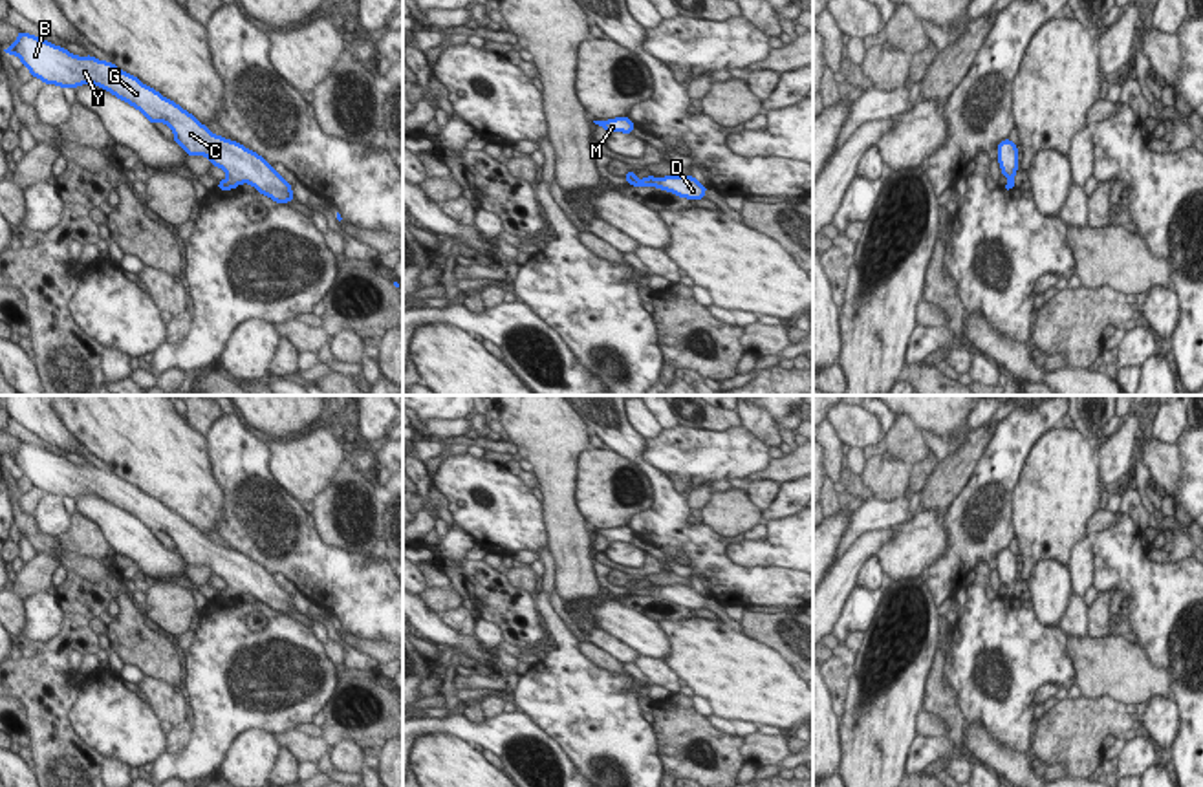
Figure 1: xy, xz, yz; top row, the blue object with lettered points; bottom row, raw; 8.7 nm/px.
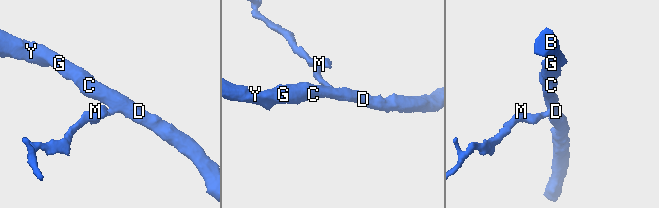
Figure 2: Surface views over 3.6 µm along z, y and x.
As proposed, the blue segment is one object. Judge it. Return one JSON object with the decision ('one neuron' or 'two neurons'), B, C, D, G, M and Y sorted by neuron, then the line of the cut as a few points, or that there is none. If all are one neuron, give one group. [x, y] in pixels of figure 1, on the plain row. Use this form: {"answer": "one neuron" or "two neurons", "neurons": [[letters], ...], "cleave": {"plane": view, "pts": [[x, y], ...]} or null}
{"answer": "one neuron", "neurons": [["B", "C", "D", "G", "M", "Y"]], "cleave": null}

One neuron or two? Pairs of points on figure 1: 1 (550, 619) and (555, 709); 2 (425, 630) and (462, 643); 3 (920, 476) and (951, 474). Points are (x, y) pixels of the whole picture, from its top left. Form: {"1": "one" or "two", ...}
{"1": "one", "2": "one", "3": "two"}

